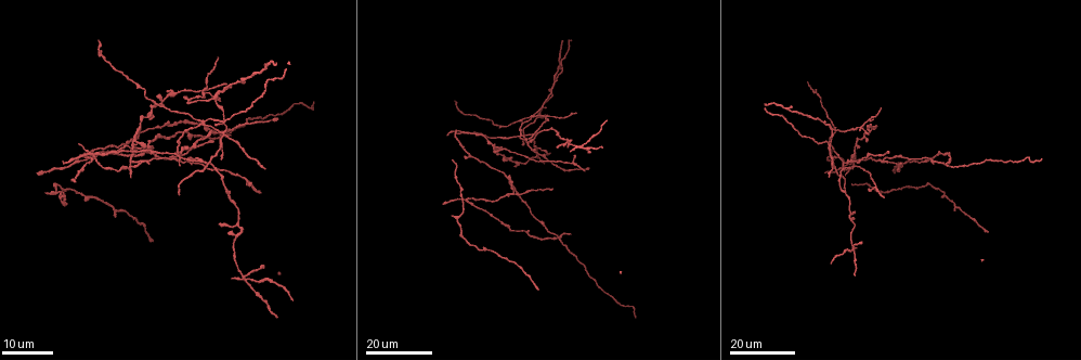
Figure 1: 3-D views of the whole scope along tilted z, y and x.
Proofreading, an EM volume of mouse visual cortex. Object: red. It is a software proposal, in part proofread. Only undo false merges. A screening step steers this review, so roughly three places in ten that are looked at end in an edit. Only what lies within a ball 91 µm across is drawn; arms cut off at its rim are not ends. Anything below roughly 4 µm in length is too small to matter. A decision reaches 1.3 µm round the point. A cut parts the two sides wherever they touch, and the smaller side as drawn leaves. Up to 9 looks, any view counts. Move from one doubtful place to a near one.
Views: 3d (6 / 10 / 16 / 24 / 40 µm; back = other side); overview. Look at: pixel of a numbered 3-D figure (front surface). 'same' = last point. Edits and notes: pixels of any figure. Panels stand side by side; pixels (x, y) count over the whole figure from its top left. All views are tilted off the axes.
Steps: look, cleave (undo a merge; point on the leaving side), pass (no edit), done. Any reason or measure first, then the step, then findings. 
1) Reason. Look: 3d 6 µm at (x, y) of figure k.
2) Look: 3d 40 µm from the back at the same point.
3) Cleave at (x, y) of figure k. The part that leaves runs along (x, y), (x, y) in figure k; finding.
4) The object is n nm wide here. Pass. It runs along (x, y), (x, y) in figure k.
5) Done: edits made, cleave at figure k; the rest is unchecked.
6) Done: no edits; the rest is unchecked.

Side arm on a straight run. Look: 3d 16 µm at (883, 159) of figure 1.

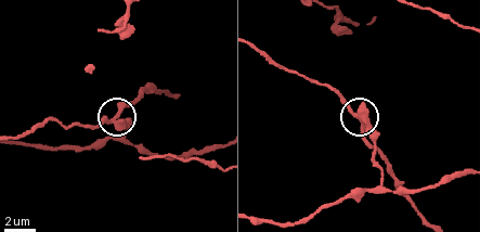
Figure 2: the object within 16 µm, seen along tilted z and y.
Look: 3d 10 µm at the same point.

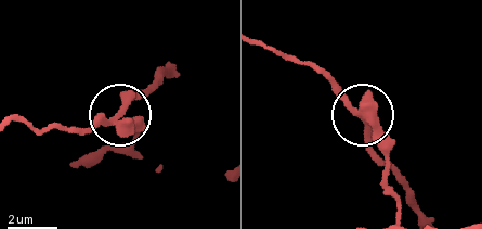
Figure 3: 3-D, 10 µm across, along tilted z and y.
Other side. Look: 3d 10 µm from the back at the same point.

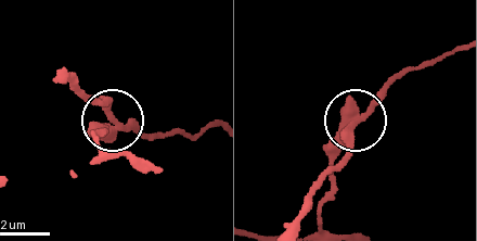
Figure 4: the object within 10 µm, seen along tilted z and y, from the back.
3 arms meet here. Cleave at (137, 126) of figure 4. The part that leaves runs along (118, 125), (104, 99), (87, 96), (68, 78) in figure 4; two cells meet here.

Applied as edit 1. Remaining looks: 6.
Look: overview.

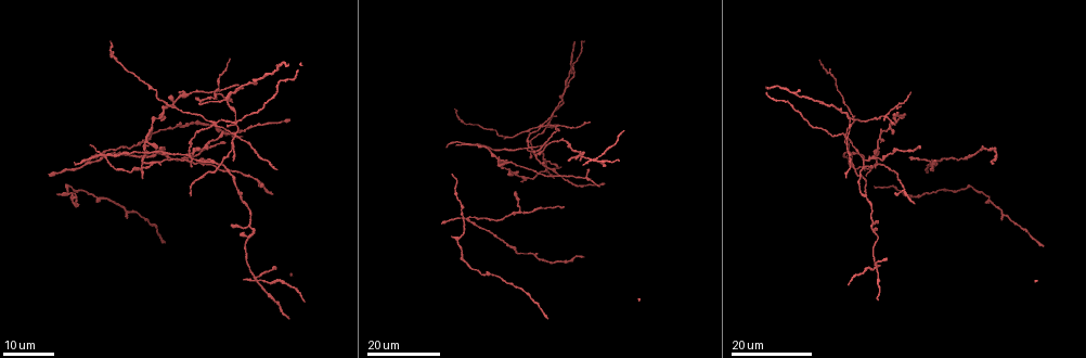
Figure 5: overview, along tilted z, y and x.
Thick turns thin. Look: 3d 24 µm at (204, 149) of figure 5.

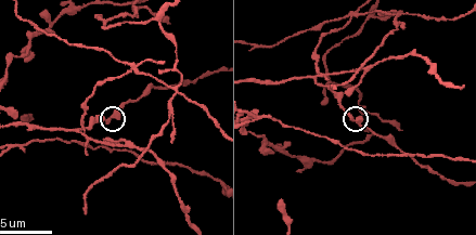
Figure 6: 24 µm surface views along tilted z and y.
Look: 3d 6 µm at (353, 116) of figure 6.

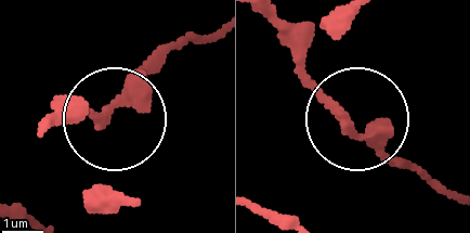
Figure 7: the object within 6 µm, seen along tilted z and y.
Pass. All the same cell.

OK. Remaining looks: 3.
Side arm on a straight run. Look: 3d 24 µm at (469, 218) of figure 5.

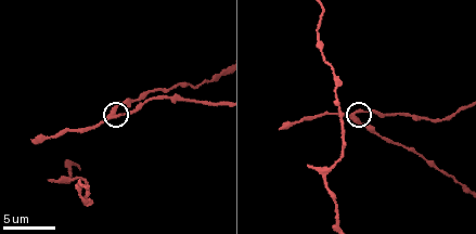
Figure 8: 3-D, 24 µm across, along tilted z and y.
Look: 3d 10 µm at (355, 118) of figure 8.

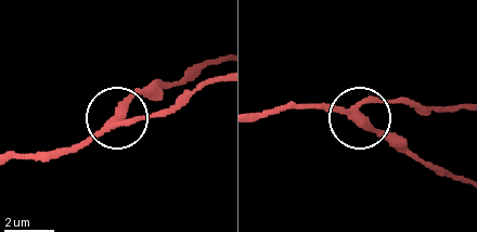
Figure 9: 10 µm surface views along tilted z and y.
The side arm is 9 µm long. Pass. It runs along (217, 81), (198, 84), (163, 110), (106, 121), (73, 151) in figure 9; one cell here.

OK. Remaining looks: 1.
Looks like a crossing. Look: 3d 16 µm at (313, 78) of figure 6.

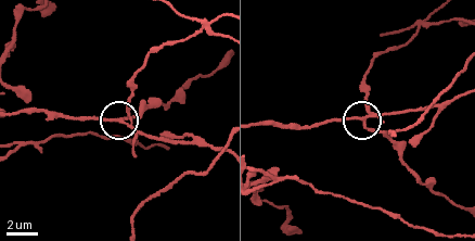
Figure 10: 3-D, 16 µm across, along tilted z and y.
The side arm is 55 µm long. Cleave at (132, 153) of figure 10. The part that leaves runs along (135, 128), (128, 100), (149, 56), (199, 34), (222, 36) in figure 10; two cells meet here.

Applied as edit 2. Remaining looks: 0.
Done: edits made, cleave at figure 4, cleave at figure 10; the rest is unchecked.

